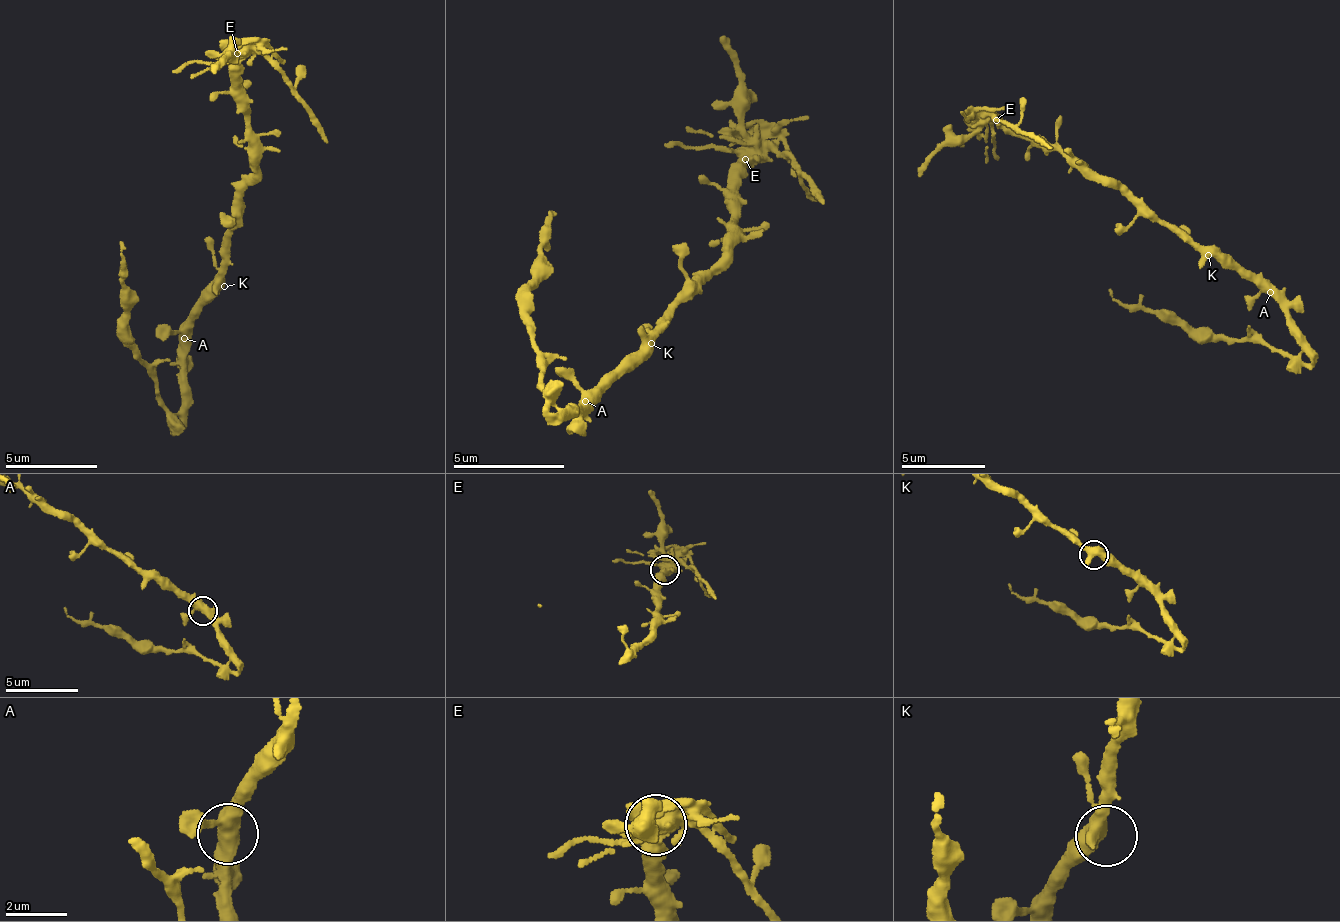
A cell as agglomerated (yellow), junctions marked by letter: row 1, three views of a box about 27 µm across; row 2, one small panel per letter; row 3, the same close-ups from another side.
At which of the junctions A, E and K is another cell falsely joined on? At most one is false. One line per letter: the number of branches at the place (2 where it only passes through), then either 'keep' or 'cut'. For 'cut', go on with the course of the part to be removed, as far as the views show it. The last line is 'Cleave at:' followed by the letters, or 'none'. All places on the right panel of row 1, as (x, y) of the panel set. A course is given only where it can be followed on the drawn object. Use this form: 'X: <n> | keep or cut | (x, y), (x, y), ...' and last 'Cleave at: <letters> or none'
A: 3 | keep
E: 5 | cut | (997, 119), (1051, 149)
K: 2 | keep
Cleave at: E

